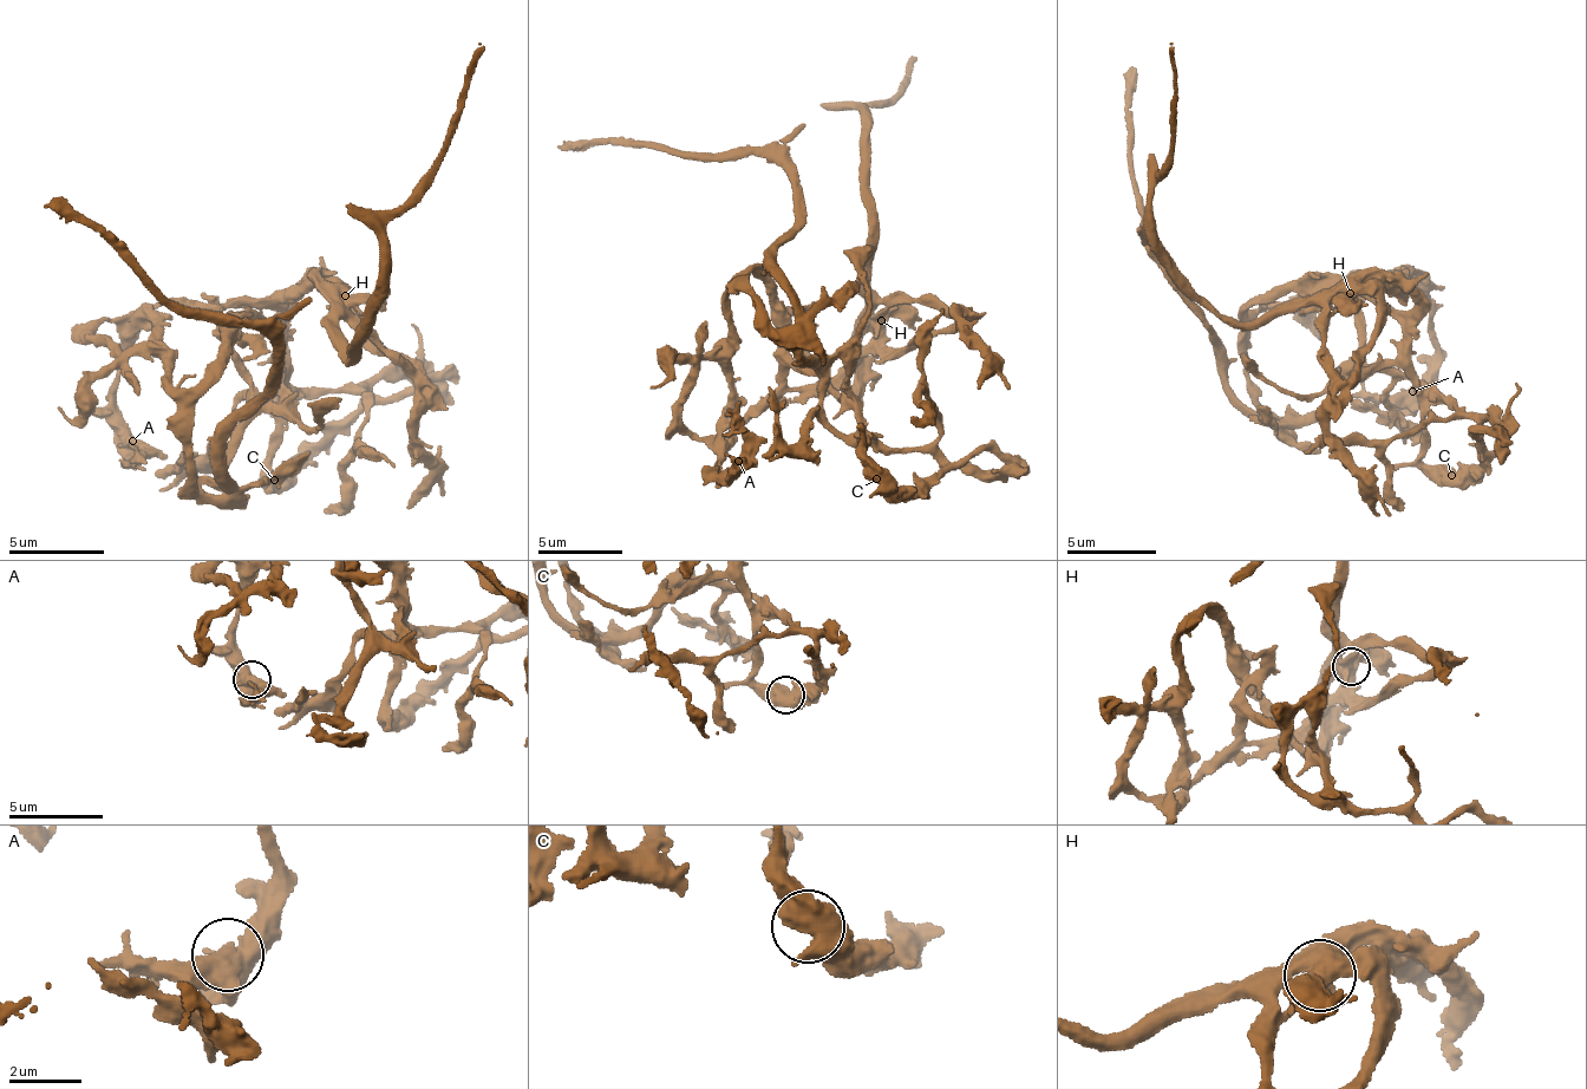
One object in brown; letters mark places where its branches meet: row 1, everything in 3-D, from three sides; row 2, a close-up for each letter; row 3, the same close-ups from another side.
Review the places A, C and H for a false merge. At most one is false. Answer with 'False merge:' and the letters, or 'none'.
False merge: H

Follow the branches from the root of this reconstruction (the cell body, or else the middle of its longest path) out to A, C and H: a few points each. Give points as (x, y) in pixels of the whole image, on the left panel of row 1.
A: (278, 375), (275, 330), (250, 305), (171, 299), (149, 313), (112, 392), (116, 424), (132, 441)
C: (278, 375), (276, 438), (270, 442), (270, 470), (266, 475), (274, 480)
H: (278, 375), (281, 369), (281, 307), (314, 286), (344, 294)

